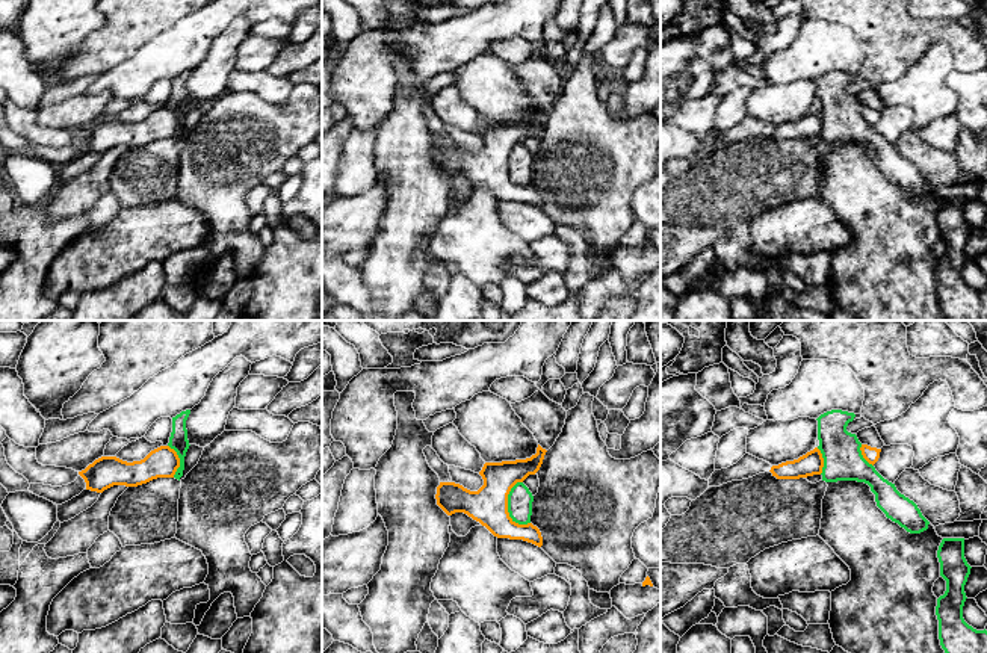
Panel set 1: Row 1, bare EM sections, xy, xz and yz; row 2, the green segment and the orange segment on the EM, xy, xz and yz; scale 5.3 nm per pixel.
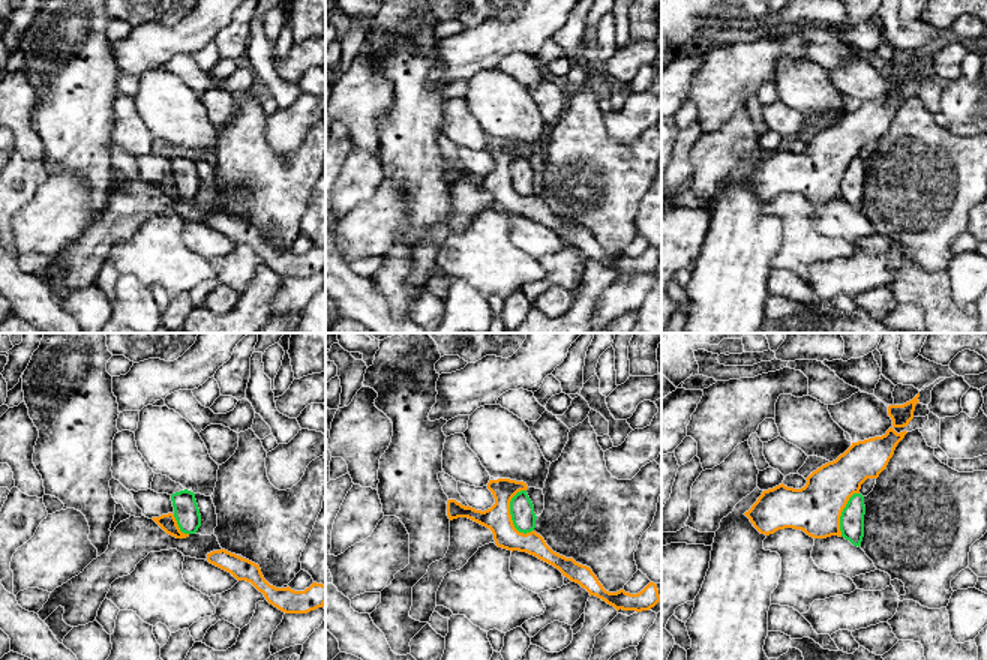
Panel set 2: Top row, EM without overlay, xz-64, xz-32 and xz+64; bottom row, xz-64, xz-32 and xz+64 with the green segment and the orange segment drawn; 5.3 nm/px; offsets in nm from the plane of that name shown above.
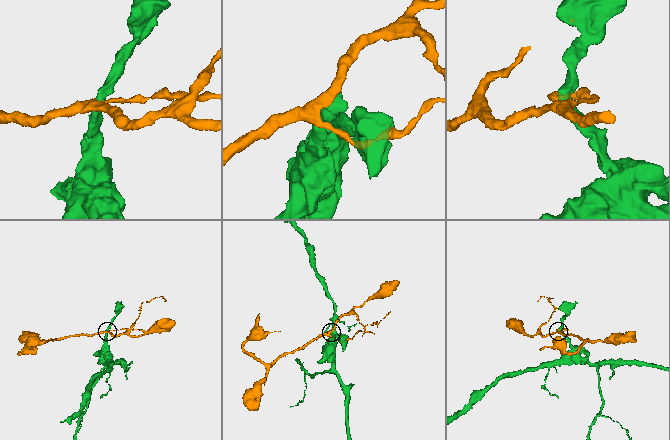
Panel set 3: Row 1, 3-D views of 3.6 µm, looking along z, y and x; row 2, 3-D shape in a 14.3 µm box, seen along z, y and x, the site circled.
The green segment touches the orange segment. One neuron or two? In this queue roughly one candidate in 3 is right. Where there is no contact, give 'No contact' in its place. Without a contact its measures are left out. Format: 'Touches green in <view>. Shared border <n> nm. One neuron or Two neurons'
Touches green in xz. Shared border 240 nm. Two neurons

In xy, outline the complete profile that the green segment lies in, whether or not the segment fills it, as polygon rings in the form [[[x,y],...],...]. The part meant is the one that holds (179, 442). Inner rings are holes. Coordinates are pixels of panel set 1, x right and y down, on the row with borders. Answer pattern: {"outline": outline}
{"outline": [[[190,410],[181,411],[175,417],[172,417],[172,432],[169,437],[168,446],[174,449],[180,458],[180,467],[177,469],[174,478],[180,481],[184,470],[184,456],[189,449],[186,420],[190,414]]]}

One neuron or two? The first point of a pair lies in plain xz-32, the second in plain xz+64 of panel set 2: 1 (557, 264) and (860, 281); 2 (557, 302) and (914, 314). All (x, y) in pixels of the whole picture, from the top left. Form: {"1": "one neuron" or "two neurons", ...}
{"1": "one neuron", "2": "two neurons"}

